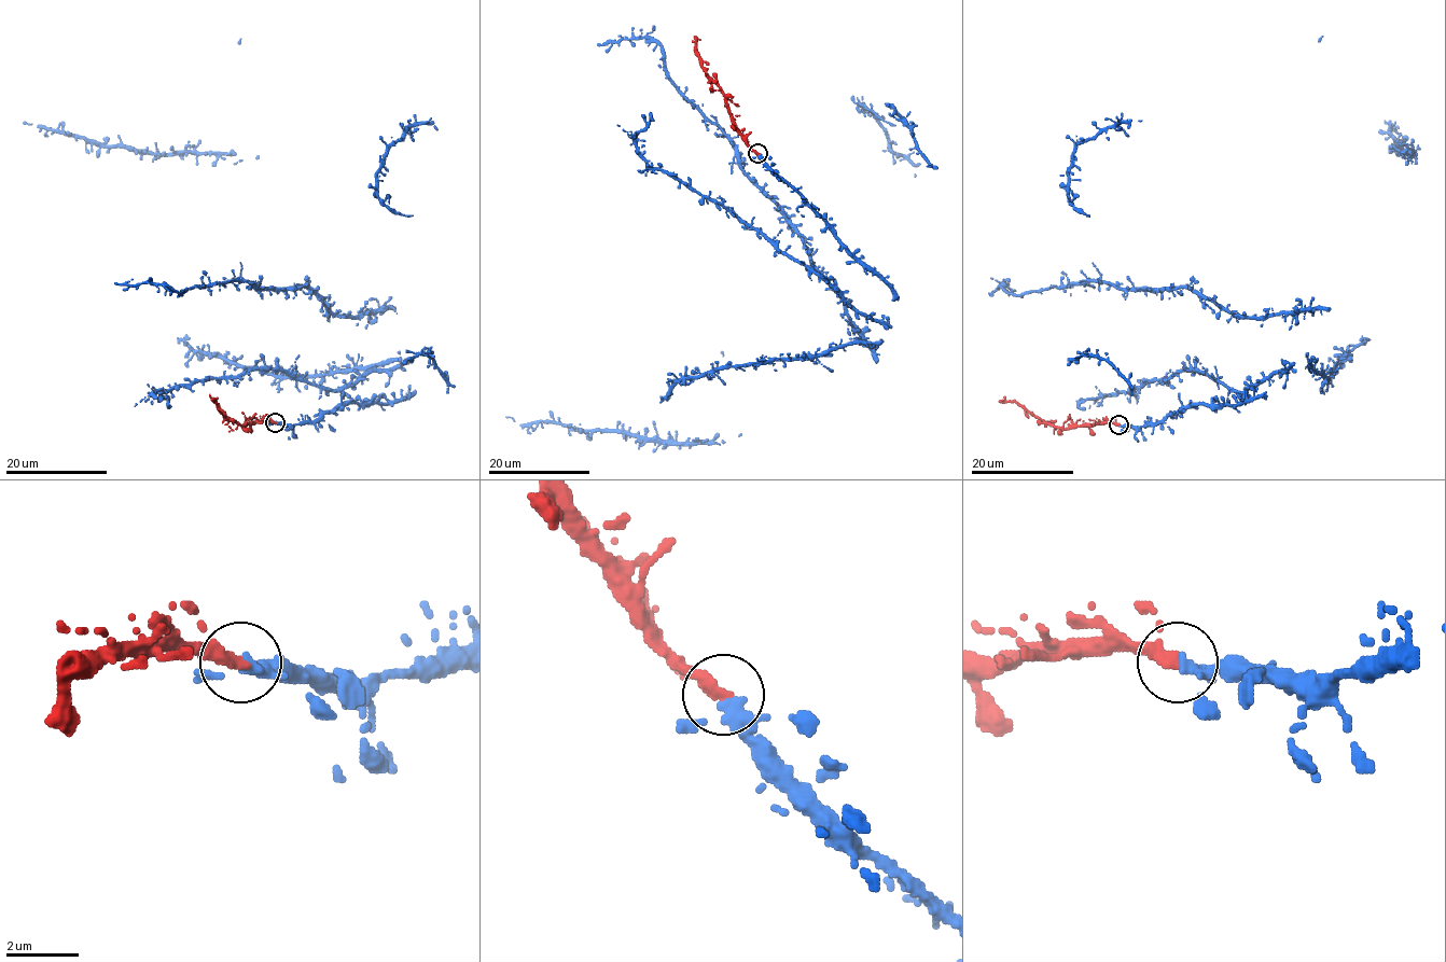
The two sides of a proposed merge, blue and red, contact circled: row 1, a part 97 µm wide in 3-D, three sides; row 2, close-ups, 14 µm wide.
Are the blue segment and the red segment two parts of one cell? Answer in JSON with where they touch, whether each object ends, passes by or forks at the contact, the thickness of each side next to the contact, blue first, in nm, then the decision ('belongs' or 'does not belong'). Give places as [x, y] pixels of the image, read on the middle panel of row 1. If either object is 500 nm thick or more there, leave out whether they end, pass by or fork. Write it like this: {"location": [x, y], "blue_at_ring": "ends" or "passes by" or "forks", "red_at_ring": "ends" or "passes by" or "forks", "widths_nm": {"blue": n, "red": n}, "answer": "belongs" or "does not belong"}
{"location": [758, 153], "blue_at_ring": "passes by", "red_at_ring": "passes by", "widths_nm": {"blue": 300, "red": 260}, "answer": "belongs"}

